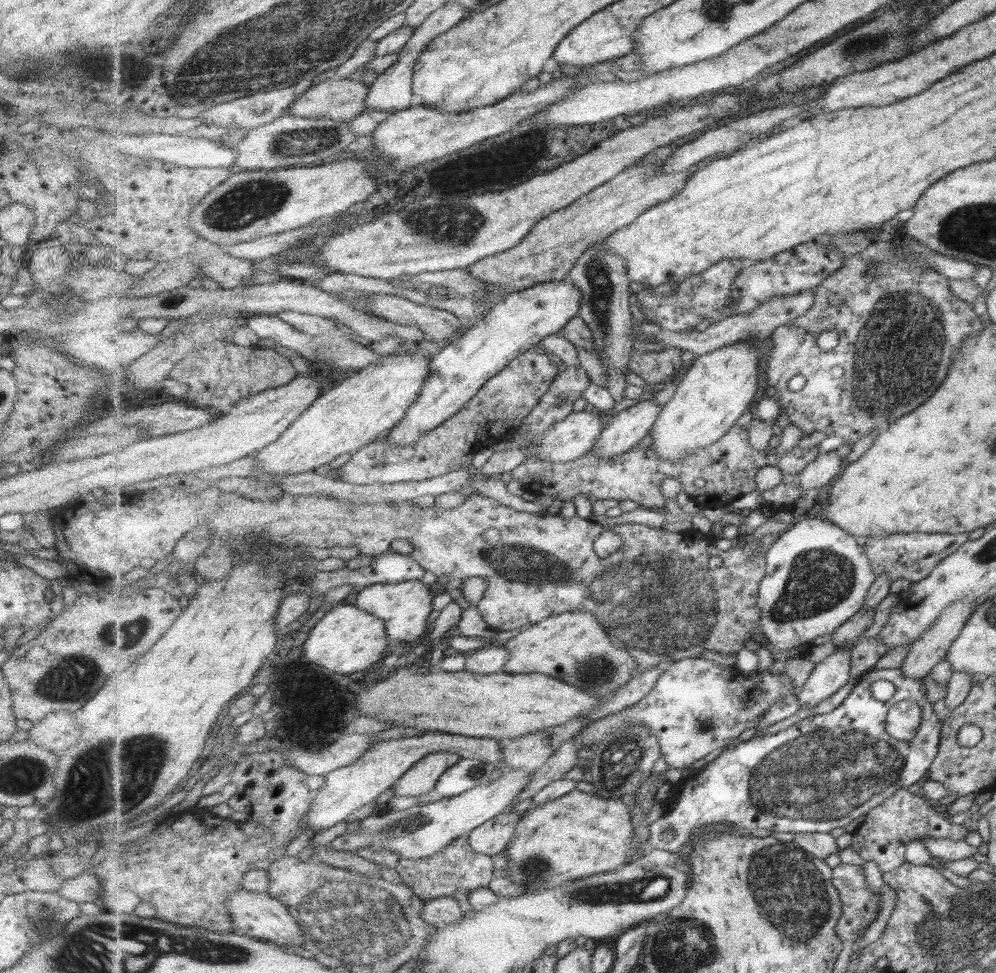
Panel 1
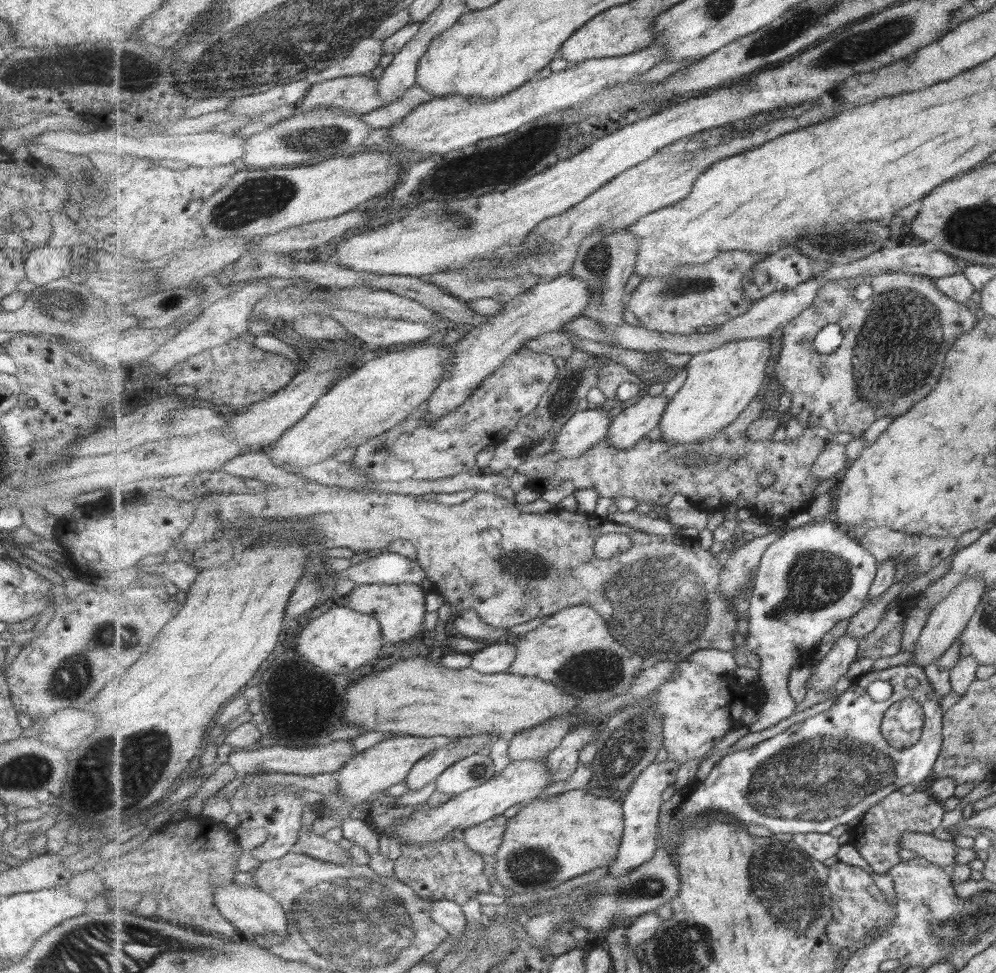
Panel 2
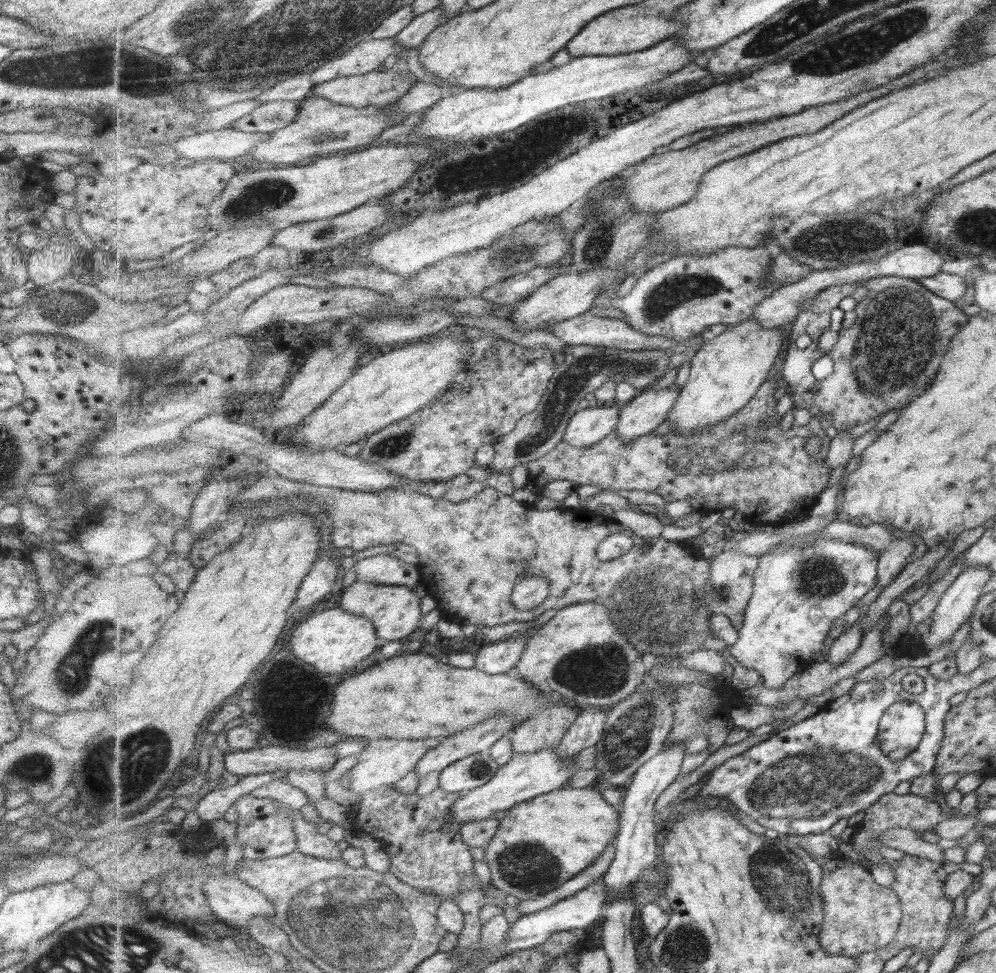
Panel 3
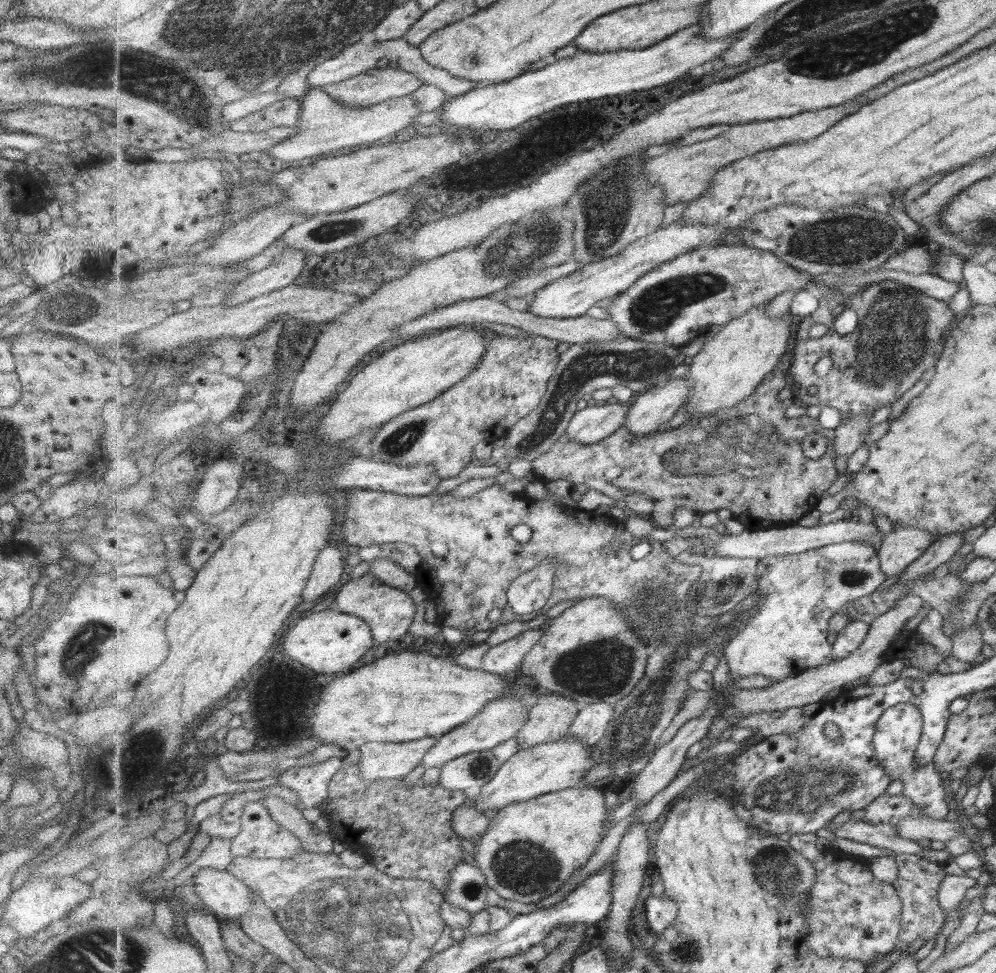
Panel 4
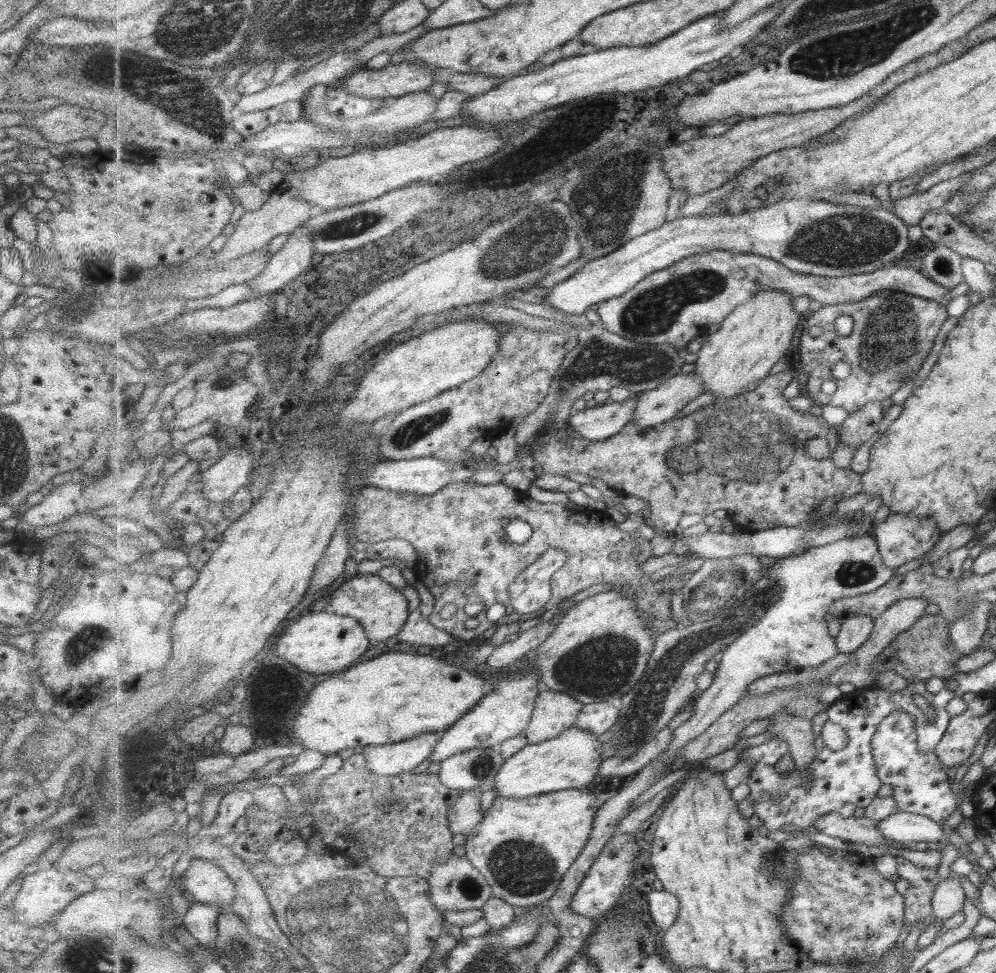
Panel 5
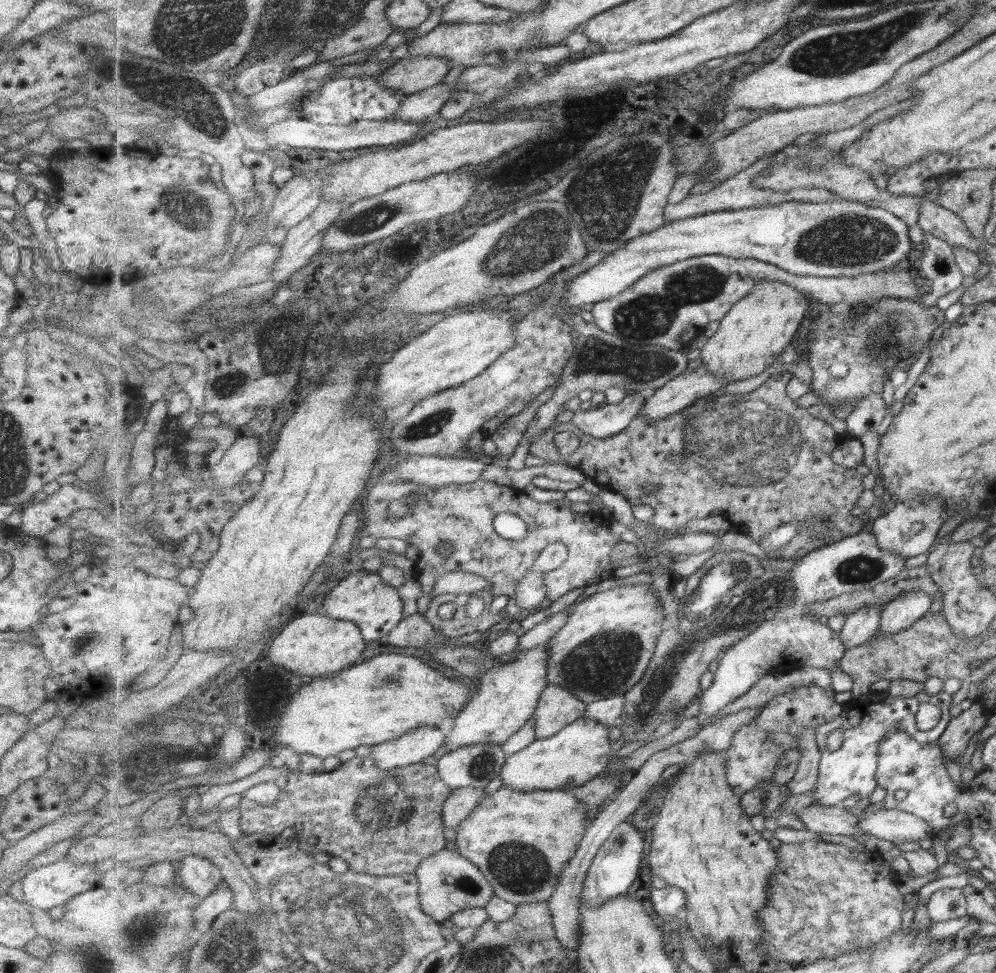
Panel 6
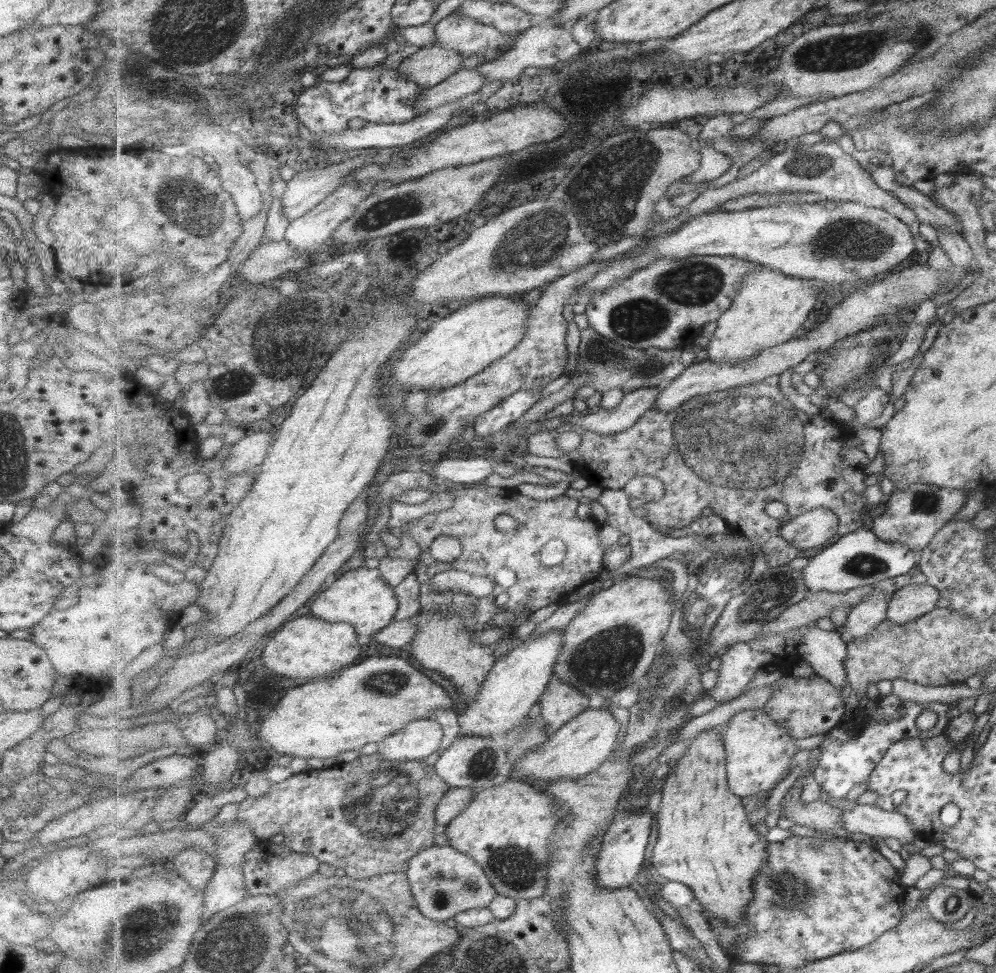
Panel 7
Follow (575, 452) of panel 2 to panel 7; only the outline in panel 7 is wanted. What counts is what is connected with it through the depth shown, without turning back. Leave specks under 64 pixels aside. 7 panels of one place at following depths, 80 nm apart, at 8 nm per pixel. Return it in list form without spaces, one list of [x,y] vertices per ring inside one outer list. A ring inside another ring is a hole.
[[[647,387],[626,392],[619,406],[601,408],[591,415],[575,415],[571,420],[575,425],[603,436],[623,432],[633,427],[647,411],[656,406],[660,391],[657,387]]]

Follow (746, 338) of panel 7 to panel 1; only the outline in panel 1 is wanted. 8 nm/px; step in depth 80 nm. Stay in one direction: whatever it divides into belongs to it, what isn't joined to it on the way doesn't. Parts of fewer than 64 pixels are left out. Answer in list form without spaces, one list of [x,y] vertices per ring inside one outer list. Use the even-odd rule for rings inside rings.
[[[737,342],[722,349],[698,355],[690,369],[678,381],[672,399],[662,407],[652,428],[653,449],[665,460],[687,458],[691,451],[717,443],[745,414],[755,401],[762,354],[747,342]]]

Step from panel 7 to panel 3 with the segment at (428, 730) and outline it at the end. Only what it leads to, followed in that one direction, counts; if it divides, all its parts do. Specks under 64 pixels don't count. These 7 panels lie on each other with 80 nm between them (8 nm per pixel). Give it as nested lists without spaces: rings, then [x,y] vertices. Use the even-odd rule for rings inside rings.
[[[444,737],[397,740],[393,738],[372,739],[358,756],[358,762],[348,771],[352,778],[351,791],[363,795],[381,787],[391,787],[409,772],[415,771],[417,763],[431,749],[438,747]]]

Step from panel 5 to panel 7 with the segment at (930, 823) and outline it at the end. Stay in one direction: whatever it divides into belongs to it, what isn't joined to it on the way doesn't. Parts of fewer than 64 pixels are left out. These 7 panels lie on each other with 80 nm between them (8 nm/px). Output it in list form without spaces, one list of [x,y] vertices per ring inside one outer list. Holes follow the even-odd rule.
[[[853,804],[843,808],[842,826],[852,833],[895,838],[901,845],[911,843],[916,838],[906,816],[897,811],[883,810],[877,804]]]

